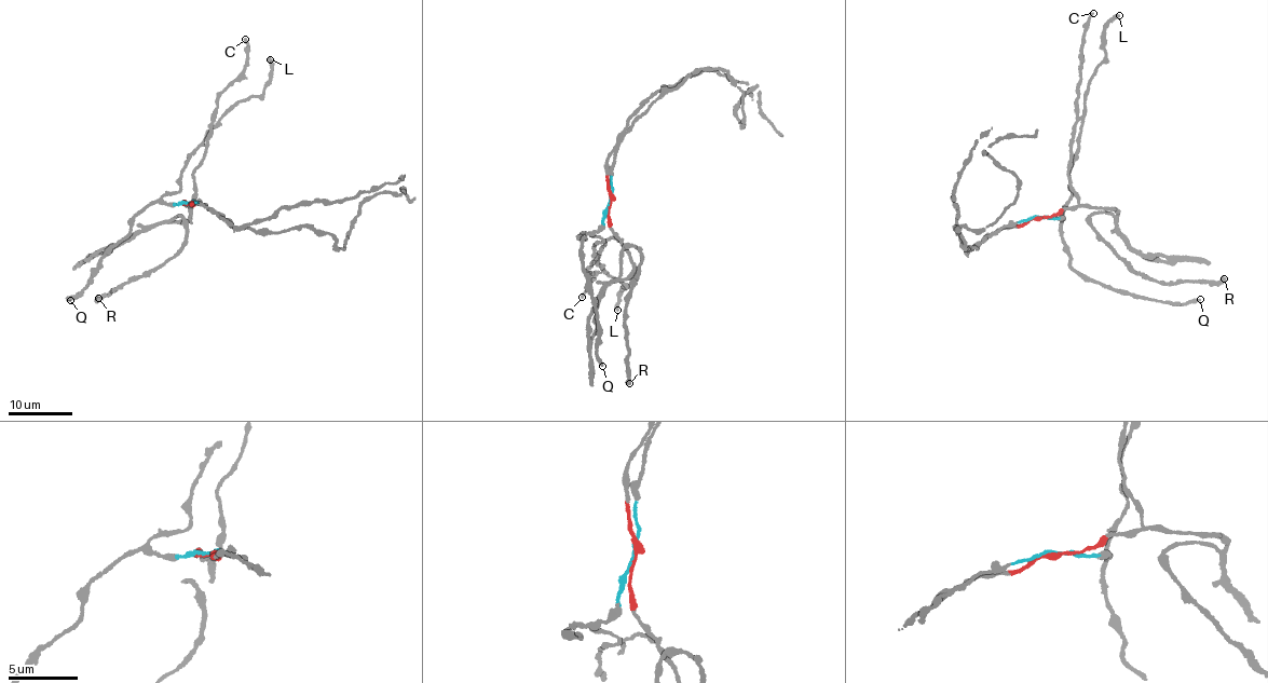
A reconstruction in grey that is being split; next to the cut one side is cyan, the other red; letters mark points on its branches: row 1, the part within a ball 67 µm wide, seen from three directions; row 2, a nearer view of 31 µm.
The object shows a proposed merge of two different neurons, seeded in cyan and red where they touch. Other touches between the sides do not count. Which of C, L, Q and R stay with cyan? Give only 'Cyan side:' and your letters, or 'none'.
Cyan side: L, Q

